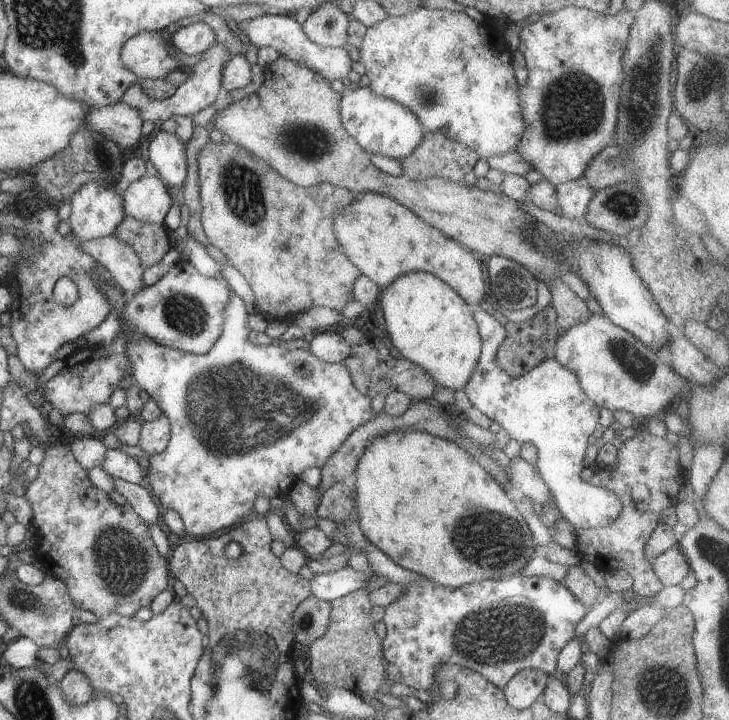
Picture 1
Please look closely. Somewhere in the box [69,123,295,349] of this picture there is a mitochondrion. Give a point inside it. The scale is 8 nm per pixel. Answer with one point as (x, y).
(242, 189)

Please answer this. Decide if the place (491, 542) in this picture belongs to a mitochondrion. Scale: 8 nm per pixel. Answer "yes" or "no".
yes

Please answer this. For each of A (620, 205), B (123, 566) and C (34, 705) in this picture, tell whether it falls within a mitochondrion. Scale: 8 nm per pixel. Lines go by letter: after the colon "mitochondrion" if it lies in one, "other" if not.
A: mitochondrion
B: mitochondrion
C: mitochondrion

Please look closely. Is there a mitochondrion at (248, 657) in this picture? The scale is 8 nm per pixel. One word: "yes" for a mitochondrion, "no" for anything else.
yes

